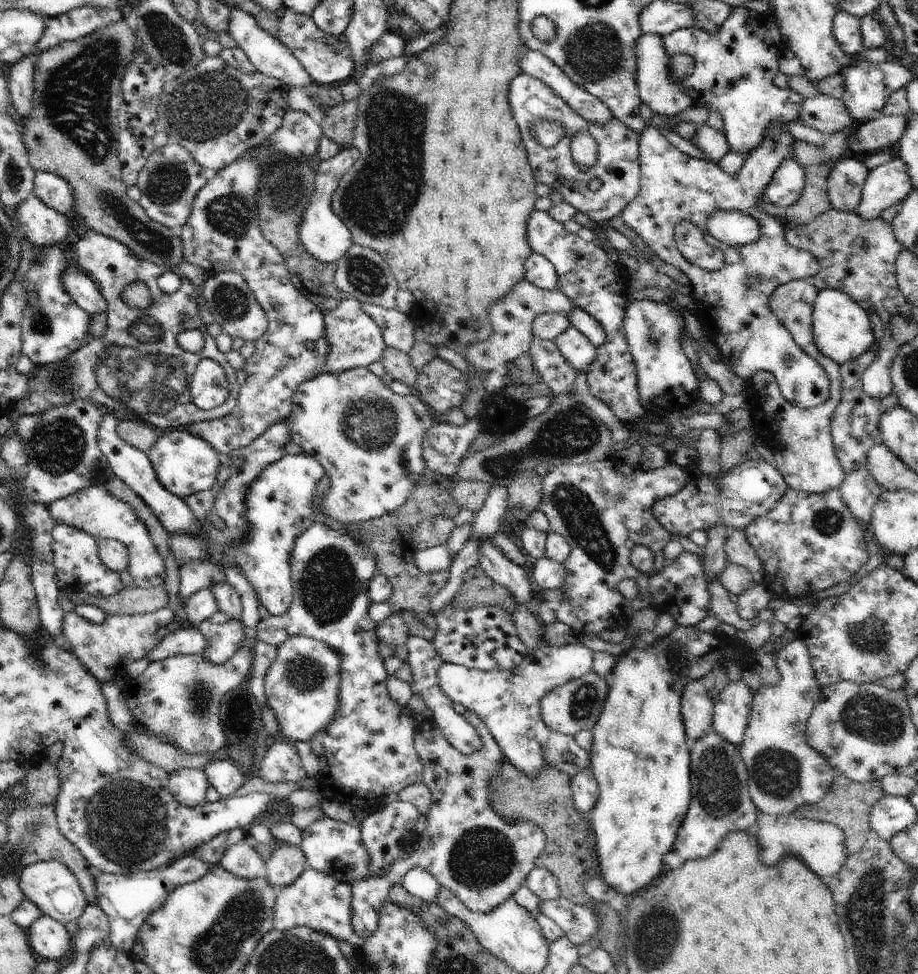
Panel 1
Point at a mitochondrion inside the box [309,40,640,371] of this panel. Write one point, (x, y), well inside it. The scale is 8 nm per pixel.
(390, 180)

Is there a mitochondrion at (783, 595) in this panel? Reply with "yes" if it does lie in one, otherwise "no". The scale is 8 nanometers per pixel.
no

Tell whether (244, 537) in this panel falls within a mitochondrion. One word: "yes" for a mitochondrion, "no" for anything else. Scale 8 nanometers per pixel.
no

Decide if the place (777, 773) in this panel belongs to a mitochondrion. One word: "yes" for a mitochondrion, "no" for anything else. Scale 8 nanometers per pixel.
yes

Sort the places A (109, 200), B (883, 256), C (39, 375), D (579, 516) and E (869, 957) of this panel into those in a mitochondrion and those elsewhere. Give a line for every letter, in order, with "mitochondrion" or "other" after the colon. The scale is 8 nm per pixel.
A: mitochondrion
B: other
C: other
D: mitochondrion
E: mitochondrion

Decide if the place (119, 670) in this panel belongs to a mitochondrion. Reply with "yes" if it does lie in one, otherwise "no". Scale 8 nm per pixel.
no

